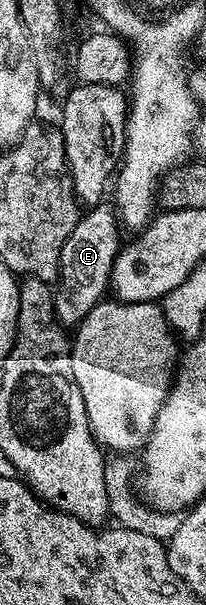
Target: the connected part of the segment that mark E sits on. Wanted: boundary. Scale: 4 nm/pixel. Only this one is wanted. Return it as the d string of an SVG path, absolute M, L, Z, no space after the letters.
M112 205L90 206L78 217L67 244L63 244L61 253L61 273L55 283L53 307L58 322L66 328L80 324L91 312L91 308L106 297L110 289L109 277L117 259L117 253L123 245L123 227L119 214Z

